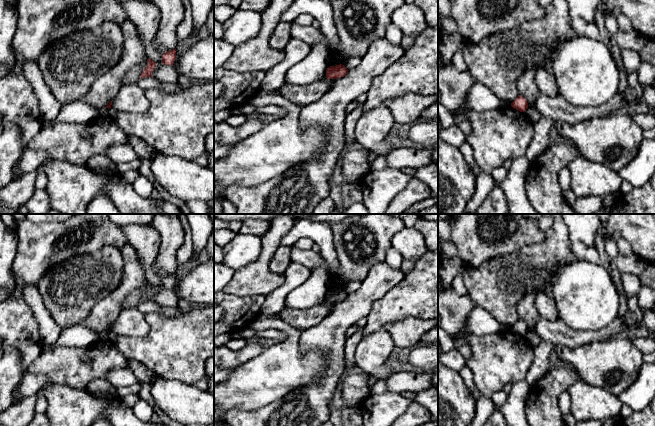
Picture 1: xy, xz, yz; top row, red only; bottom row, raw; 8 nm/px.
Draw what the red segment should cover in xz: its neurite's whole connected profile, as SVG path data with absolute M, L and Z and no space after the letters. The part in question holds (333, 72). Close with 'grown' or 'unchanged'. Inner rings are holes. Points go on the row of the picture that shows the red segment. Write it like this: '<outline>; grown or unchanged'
M342 65L330 66L326 70L326 78L327 79L337 79L344 77L348 73L348 69Z; unchanged

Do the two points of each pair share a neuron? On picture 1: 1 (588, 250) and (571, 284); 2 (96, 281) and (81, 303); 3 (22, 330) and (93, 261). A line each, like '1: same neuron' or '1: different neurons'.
1: different neurons
2: same neuron
3: different neurons

